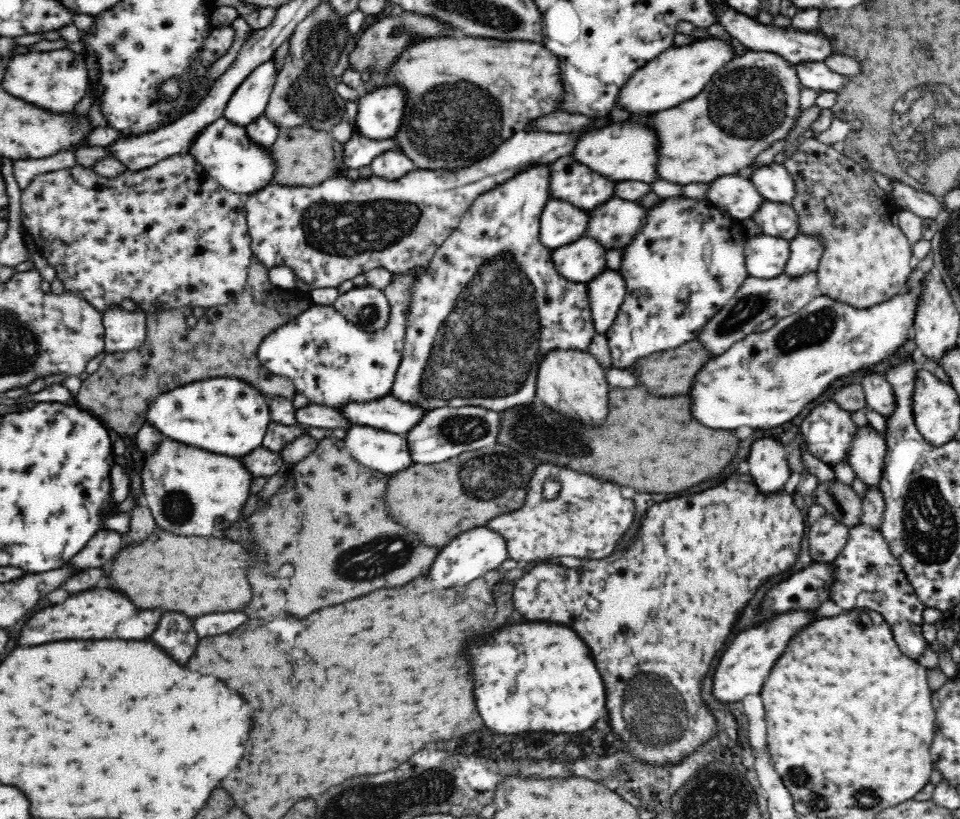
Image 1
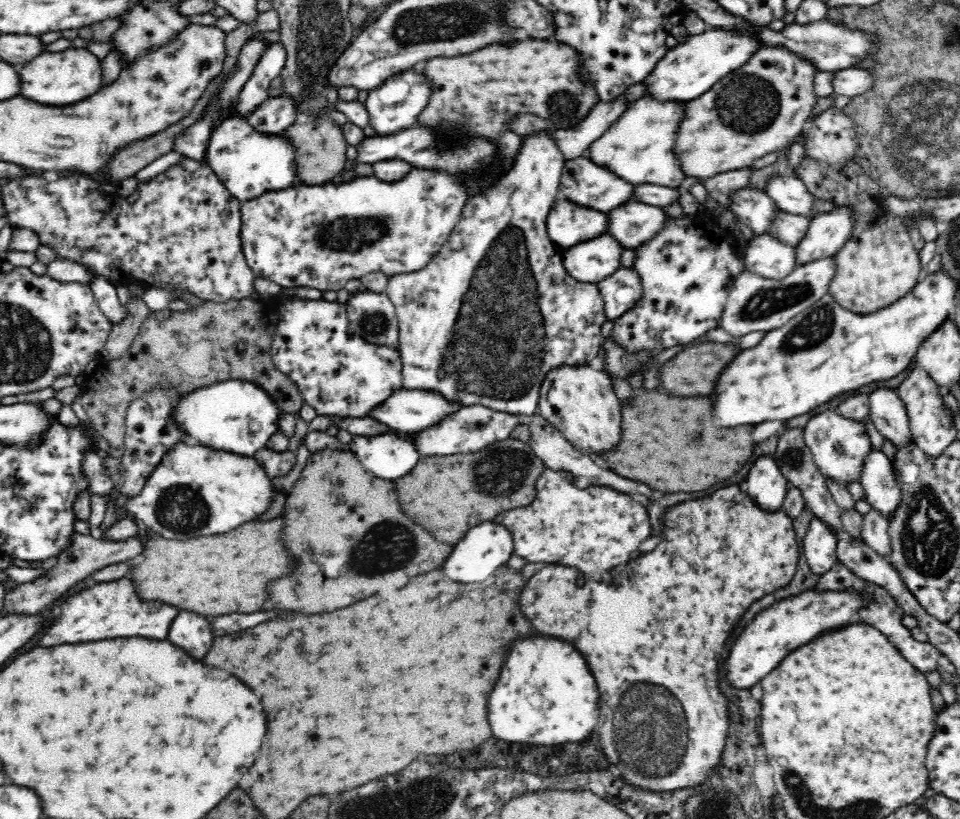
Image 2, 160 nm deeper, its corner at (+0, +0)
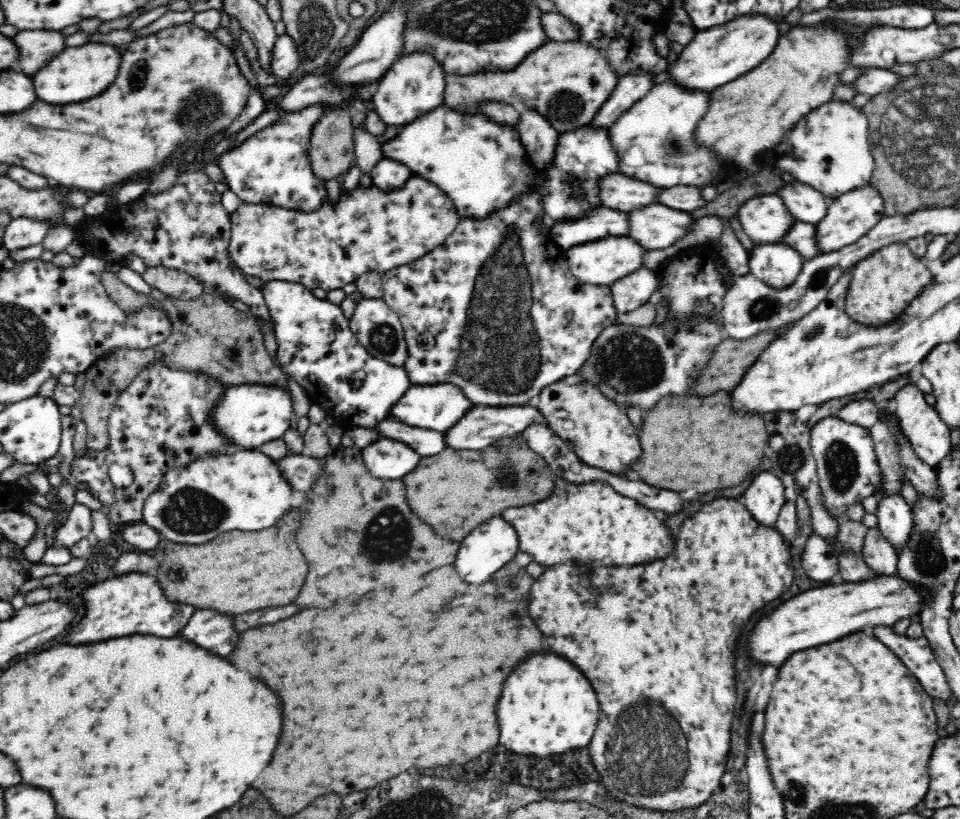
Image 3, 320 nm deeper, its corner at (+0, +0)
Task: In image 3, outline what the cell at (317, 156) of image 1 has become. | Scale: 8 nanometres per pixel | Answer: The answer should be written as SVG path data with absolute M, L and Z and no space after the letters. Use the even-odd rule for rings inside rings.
M338 107L326 112L324 118L314 126L310 139L309 159L314 174L322 180L341 179L349 169L355 166L355 146L353 133L356 129L352 125L349 112Z

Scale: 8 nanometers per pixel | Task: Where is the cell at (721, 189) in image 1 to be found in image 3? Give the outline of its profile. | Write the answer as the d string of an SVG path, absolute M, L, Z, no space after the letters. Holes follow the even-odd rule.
M776 194L749 199L737 212L740 224L756 245L780 244L795 225L784 200Z

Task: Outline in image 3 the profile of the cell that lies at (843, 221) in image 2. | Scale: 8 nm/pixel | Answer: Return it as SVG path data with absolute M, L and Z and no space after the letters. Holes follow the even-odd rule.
M871 184L831 200L826 216L816 225L819 247L823 252L830 253L854 244L859 238L866 236L882 220L884 212L884 199L876 186Z

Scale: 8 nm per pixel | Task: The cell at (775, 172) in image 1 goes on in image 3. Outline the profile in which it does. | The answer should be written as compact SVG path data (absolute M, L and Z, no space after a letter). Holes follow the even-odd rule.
M794 181L780 192L789 213L798 221L817 225L826 216L829 199L811 186Z

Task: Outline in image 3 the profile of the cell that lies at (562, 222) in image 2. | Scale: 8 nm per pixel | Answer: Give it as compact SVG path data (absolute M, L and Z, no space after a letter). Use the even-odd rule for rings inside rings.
M602 207L587 217L556 223L551 237L559 248L569 249L578 244L592 242L612 235L629 234L629 213Z

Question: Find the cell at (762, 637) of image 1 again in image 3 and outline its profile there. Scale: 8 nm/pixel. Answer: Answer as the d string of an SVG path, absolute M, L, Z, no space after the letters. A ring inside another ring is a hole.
M880 575L860 582L825 584L806 590L758 620L750 636L750 656L758 662L782 666L790 654L840 640L862 626L893 627L901 620L917 620L928 606L928 593L898 575Z

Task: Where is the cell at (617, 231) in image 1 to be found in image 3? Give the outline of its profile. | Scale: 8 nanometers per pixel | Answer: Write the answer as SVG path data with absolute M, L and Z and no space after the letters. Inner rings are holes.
M652 204L629 213L629 235L648 251L664 250L680 242L696 227L690 212Z

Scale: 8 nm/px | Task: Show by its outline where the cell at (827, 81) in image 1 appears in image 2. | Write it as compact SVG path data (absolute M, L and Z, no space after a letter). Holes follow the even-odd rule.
M857 67L836 71L836 77L834 77L834 82L832 82L836 95L850 98L870 92L874 88L874 84L876 84L876 77L874 77L872 70Z

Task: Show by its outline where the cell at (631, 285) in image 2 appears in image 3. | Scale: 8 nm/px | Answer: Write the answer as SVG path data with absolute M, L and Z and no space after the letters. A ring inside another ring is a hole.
M645 266L613 282L609 287L617 312L626 314L644 306L658 289L658 284L658 269Z

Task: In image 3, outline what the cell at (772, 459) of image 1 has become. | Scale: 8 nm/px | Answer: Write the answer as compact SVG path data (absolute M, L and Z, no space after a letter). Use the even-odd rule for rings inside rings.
M762 472L744 492L744 507L760 525L772 527L786 503L784 488L784 483L772 472Z

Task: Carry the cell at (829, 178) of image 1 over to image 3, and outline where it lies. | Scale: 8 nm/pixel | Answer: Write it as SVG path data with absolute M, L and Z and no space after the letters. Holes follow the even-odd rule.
M906 242L883 246L855 263L847 290L845 311L853 321L868 327L891 325L932 284L934 272L935 266L916 257Z

